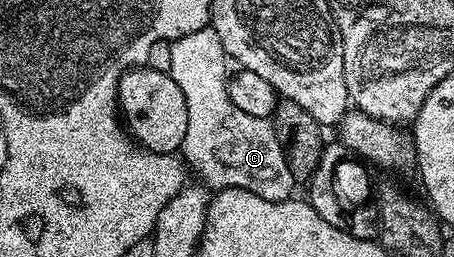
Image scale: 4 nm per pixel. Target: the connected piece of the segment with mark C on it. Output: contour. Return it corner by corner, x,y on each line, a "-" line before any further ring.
199,28
172,45
168,74
179,84
183,100
187,100
187,136
183,136
180,148
184,161
192,169
194,166
214,191
246,190
263,196
263,200
290,201
295,179
285,158
284,145
275,136
270,119
247,116
247,112
231,104
230,71
225,70
227,55
216,32

